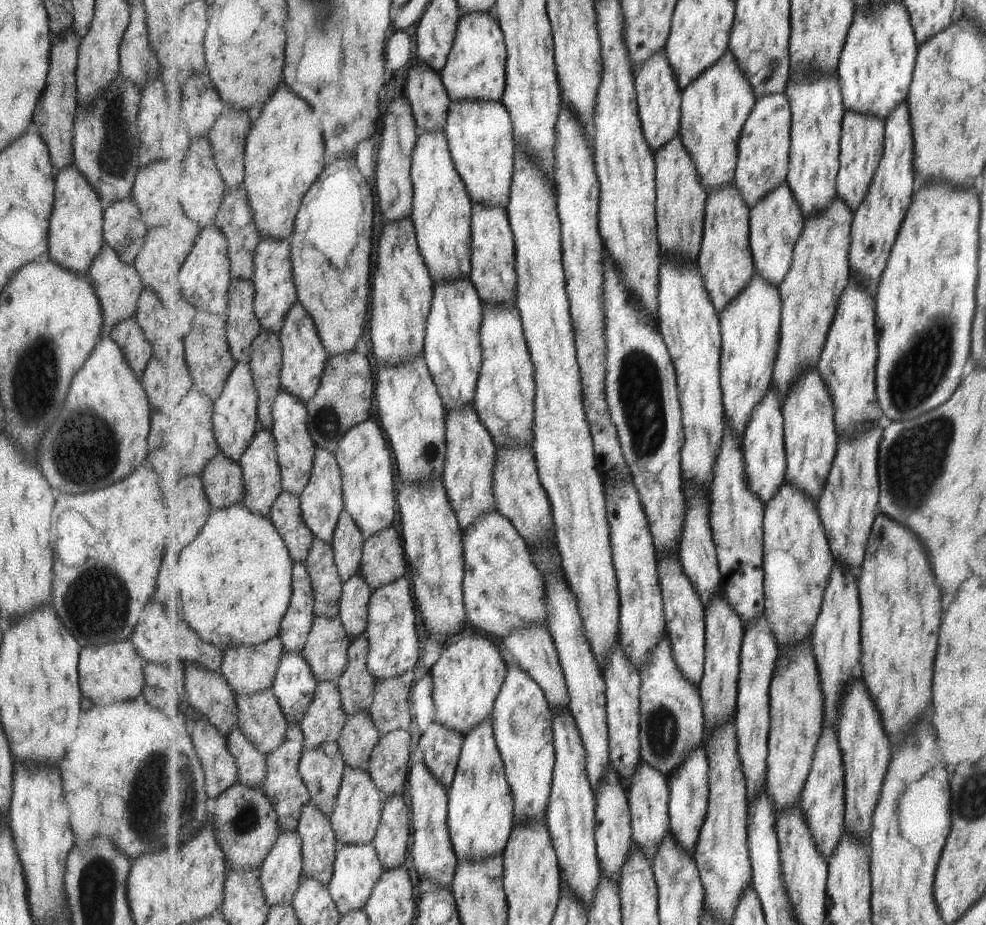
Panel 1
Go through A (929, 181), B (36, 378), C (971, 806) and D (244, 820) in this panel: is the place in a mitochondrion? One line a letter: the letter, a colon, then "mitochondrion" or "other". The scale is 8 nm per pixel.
A: other
B: mitochondrion
C: mitochondrion
D: mitochondrion

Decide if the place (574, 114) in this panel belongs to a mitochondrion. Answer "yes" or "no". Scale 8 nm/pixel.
no

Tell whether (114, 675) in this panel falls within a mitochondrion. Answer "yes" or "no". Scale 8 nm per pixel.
no

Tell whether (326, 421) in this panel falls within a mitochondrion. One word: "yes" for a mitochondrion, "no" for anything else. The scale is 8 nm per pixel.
yes

